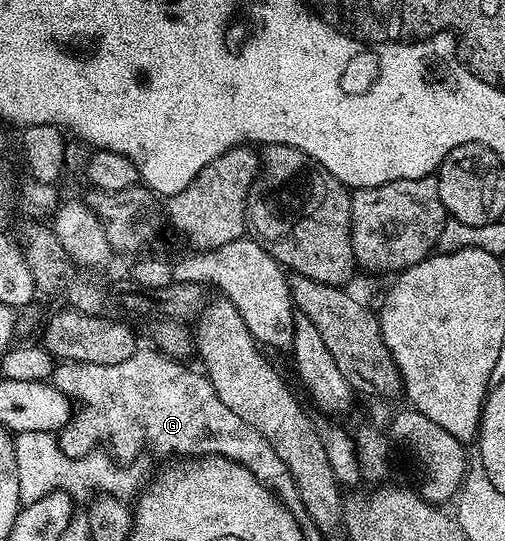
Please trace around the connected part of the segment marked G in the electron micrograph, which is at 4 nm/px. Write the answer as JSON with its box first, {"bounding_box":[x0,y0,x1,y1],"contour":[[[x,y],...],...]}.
{"bounding_box":[51,348,301,507],"contour":[[[138,348],[131,359],[123,359],[123,363],[110,365],[96,365],[95,363],[79,363],[78,361],[61,361],[54,364],[51,384],[63,395],[67,395],[75,408],[69,421],[59,431],[59,440],[62,451],[68,456],[79,457],[88,452],[104,447],[112,454],[113,460],[120,463],[130,463],[144,454],[146,450],[158,458],[180,455],[182,458],[191,457],[226,457],[228,461],[239,463],[247,467],[262,483],[286,506],[293,507],[300,502],[301,496],[297,485],[293,481],[291,471],[275,455],[275,449],[251,423],[243,423],[235,411],[230,411],[219,399],[215,387],[210,383],[204,372],[188,369],[180,365],[180,360],[170,354],[158,351],[156,348]]]}

